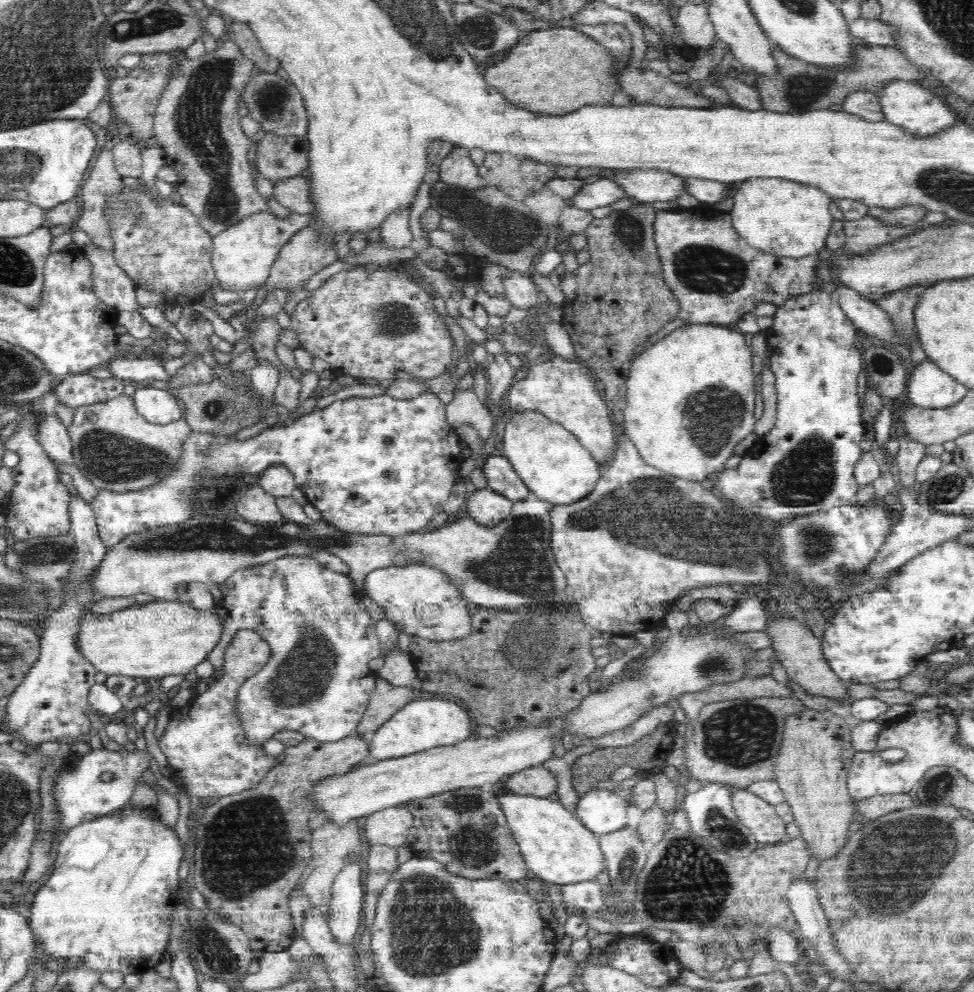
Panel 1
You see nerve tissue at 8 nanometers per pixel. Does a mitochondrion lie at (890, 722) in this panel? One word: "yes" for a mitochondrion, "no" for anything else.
no

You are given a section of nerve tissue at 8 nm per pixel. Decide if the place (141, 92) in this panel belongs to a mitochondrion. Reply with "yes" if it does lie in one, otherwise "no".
no

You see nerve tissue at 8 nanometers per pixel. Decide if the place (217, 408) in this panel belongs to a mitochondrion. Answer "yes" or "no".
yes

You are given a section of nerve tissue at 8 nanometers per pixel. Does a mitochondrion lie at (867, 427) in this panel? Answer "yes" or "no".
no

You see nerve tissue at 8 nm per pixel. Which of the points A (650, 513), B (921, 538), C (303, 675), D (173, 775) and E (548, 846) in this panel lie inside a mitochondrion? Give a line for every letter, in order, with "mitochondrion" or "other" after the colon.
A: mitochondrion
B: other
C: mitochondrion
D: other
E: other

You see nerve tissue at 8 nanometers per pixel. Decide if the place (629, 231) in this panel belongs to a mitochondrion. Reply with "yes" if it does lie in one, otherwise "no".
yes

